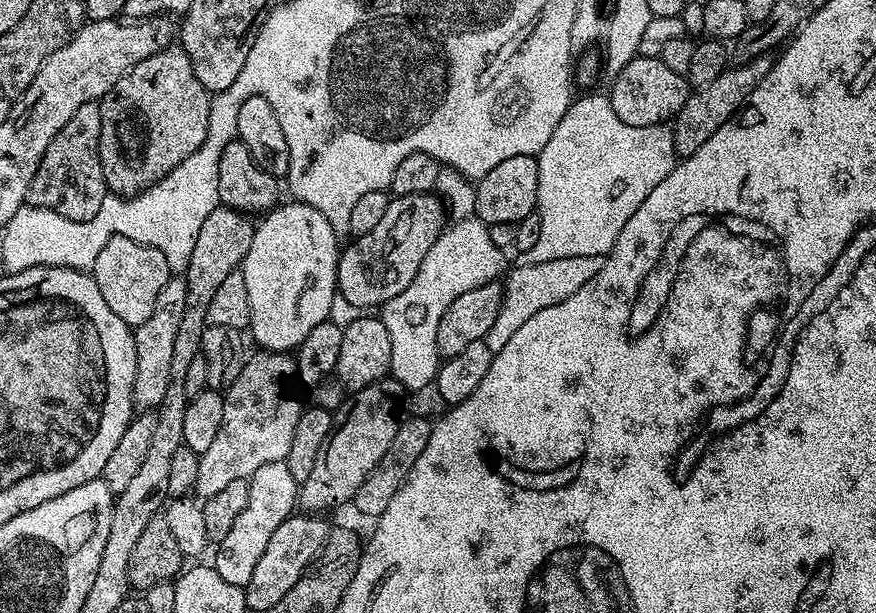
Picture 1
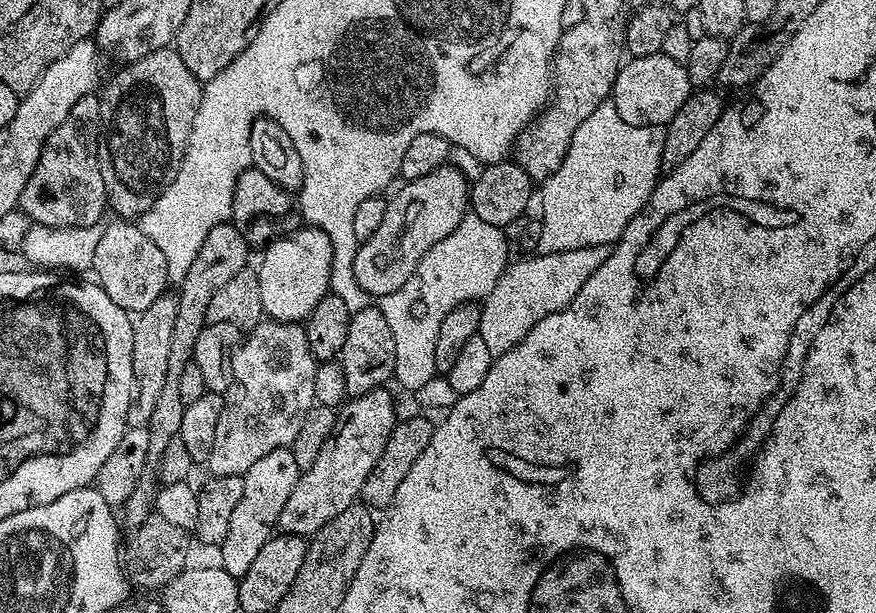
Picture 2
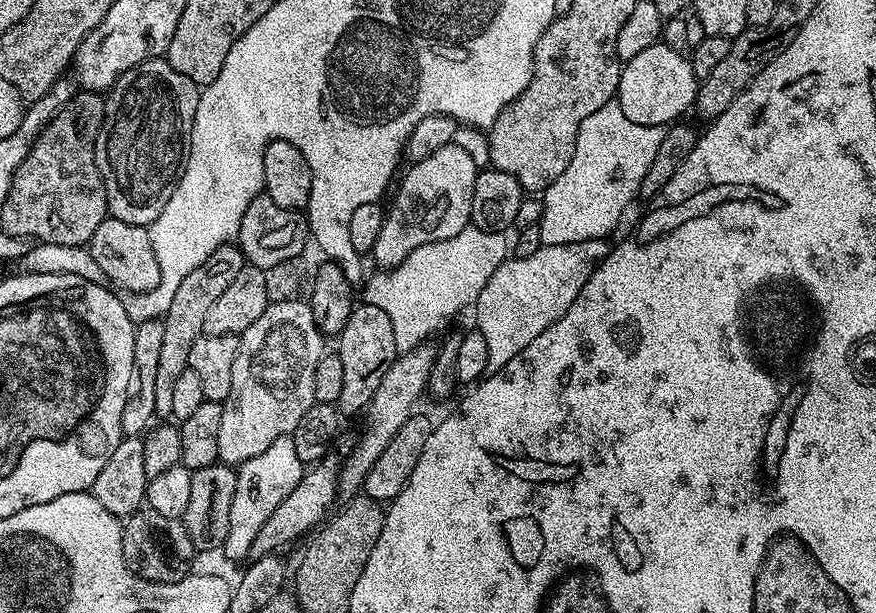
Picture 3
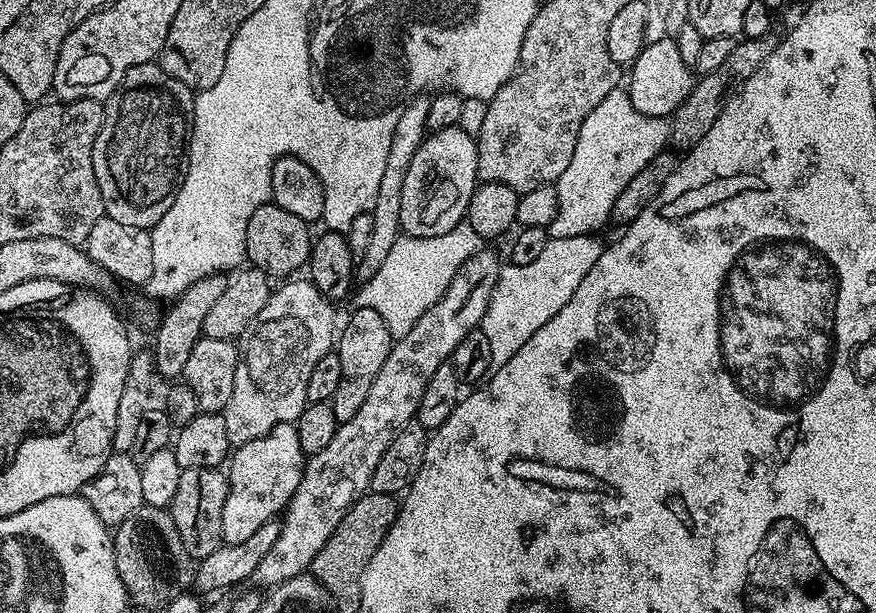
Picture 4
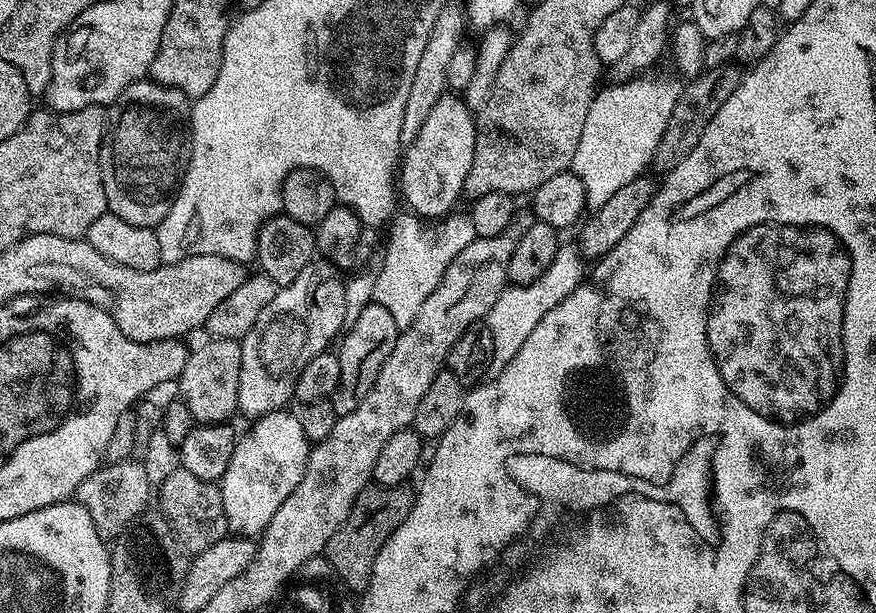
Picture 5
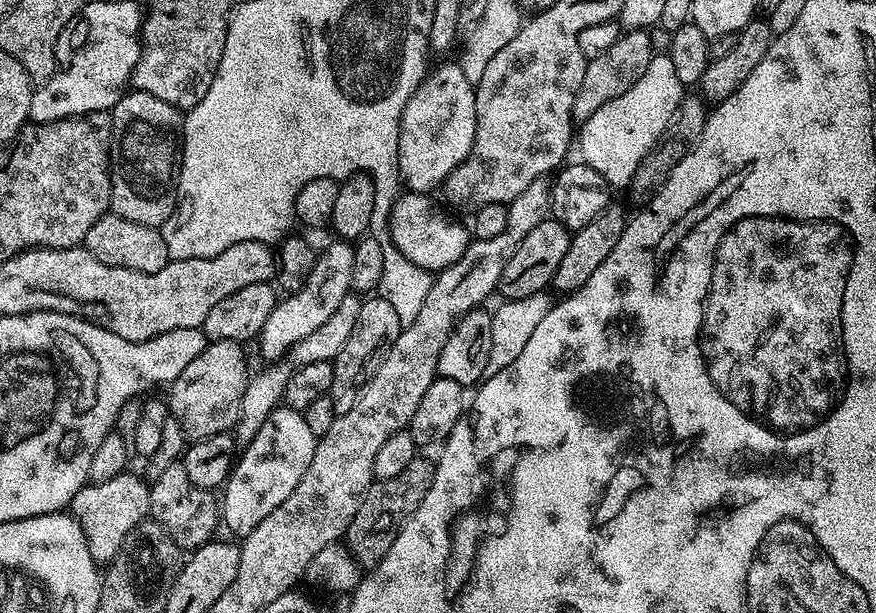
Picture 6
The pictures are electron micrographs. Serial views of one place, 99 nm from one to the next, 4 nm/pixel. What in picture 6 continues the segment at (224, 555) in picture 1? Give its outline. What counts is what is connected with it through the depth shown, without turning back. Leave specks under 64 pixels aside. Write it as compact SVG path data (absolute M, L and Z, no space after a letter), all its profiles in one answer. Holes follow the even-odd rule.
M277 406L262 422L262 428L258 434L248 444L243 445L242 451L237 455L236 463L232 466L232 472L228 475L222 492L228 497L219 501L220 515L222 517L223 527L228 527L233 532L231 535L236 538L243 538L262 522L262 518L267 518L269 514L274 514L290 494L294 494L294 486L302 482L302 474L310 467L310 458L314 458L317 437L310 434L310 426L306 426L306 418L302 412L295 412L294 409L287 406Z

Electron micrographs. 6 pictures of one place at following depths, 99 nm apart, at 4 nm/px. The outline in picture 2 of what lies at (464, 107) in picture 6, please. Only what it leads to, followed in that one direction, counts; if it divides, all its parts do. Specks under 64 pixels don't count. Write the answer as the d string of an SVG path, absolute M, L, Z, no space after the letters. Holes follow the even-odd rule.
M445 166L426 174L426 178L407 181L390 196L386 206L386 215L382 217L382 223L378 230L370 234L370 238L363 241L357 247L356 257L352 263L352 279L355 287L364 292L369 292L373 298L379 298L386 294L394 294L416 273L418 262L446 234L450 234L462 222L470 208L470 181L453 166Z

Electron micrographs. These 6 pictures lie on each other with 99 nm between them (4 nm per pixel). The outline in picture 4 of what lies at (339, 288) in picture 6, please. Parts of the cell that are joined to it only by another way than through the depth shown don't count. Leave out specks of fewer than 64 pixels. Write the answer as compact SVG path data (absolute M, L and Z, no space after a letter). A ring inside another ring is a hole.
M300 278L289 279L281 283L284 284L281 288L277 287L273 291L266 306L262 306L262 314L258 314L258 318L254 318L252 325L239 337L238 366L234 370L234 394L230 402L226 402L222 413L226 418L229 445L239 446L254 442L254 438L262 438L270 430L274 430L274 426L296 421L309 404L306 382L310 382L310 374L314 371L318 358L333 351L334 337L338 332L336 316L332 313L333 303L312 285L311 279L296 279Z

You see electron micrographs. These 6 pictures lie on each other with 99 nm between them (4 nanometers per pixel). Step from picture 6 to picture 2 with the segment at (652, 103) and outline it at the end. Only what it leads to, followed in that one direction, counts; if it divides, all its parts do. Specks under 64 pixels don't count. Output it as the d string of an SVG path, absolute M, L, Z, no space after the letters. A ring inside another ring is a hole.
M611 99L602 101L598 110L574 130L562 166L539 185L540 237L536 252L562 254L586 246L615 244L629 222L648 205L648 199L660 183L665 146L663 127L622 122L622 114L618 114Z

